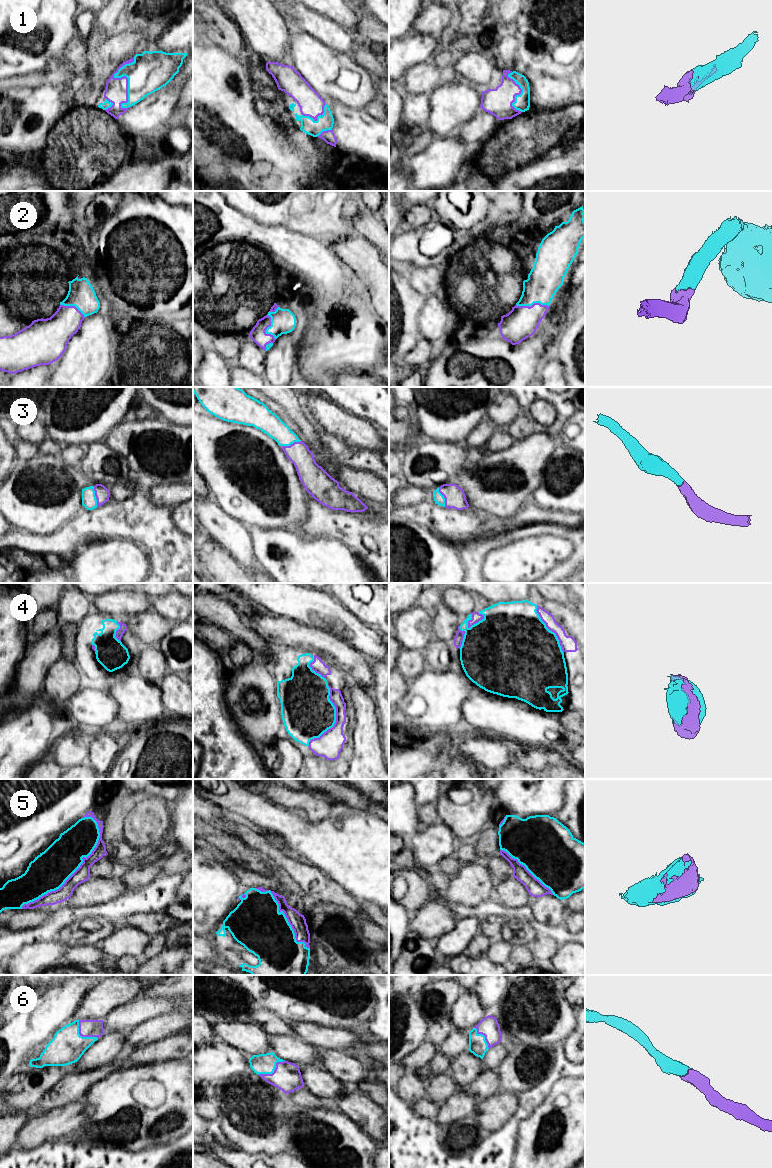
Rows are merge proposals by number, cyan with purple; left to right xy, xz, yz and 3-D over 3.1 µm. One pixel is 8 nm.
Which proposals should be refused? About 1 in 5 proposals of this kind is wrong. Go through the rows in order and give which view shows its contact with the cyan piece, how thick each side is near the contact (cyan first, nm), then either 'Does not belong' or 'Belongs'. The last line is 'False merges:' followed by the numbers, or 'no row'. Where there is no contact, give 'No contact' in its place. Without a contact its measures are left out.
1: Touches cyan in xy. Thickness 320 nm (cyan) against 180 nm. Belongs
2: Touches cyan in yz. Thickness 280 nm (cyan) against 260 nm. Belongs
3: Touches cyan in xy. Thickness 120 nm (cyan) against 120 nm. Belongs
4: Touches cyan in xz. Thickness 420 nm (cyan) against 200 nm. Belongs
5: Touches cyan in xy. Thickness 300 nm (cyan) against 120 nm. Belongs
6: Touches cyan in xy. Thickness 280 nm (cyan) against 140 nm. Belongs
False merges: no row

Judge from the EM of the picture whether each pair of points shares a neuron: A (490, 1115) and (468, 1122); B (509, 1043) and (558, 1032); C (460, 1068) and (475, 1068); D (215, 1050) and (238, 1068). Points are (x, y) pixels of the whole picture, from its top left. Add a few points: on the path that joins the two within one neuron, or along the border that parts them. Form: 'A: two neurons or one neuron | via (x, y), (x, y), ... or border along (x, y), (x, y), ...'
A: two neurons | border along (478, 1123), (480, 1125)
B: one neuron | via (521, 1035), (543, 1035), (546, 1033)
C: one neuron | via (464, 1068), (471, 1068)
D: one neuron | via (221, 1056), (227, 1062), (232, 1063)

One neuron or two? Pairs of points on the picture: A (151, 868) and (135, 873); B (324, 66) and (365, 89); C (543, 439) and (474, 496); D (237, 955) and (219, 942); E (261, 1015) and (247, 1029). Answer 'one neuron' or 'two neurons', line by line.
A: one neuron
B: one neuron
C: one neuron
D: one neuron
E: two neurons

